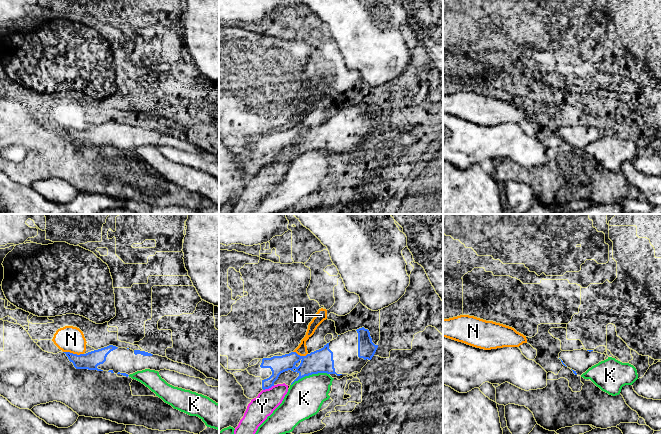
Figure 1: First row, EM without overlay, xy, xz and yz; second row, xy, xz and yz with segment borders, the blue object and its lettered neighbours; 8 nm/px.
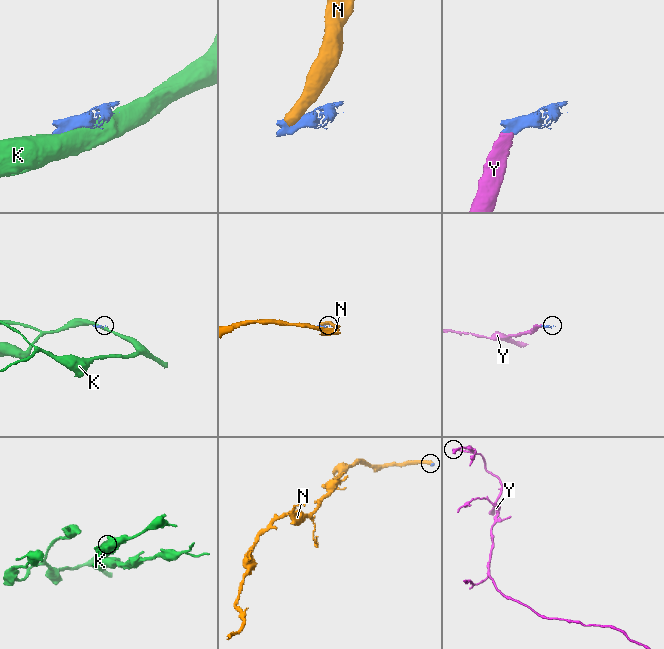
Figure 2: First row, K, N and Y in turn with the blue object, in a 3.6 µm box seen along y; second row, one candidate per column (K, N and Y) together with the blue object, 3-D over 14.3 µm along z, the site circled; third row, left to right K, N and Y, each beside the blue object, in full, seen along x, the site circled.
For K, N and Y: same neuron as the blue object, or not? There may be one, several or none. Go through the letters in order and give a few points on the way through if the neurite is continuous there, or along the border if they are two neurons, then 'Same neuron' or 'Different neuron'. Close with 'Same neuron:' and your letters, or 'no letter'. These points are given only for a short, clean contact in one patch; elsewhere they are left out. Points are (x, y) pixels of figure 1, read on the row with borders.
K: Different neuron
N: Boundary: xy (63, 351), (83, 354). Different neuron
Y: Boundary: xz (274, 385), (263, 390). Different neuron
Same neuron: no letter

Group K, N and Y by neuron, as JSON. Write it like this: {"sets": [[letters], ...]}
{"sets": [["K"], ["N", "Y"]]}

